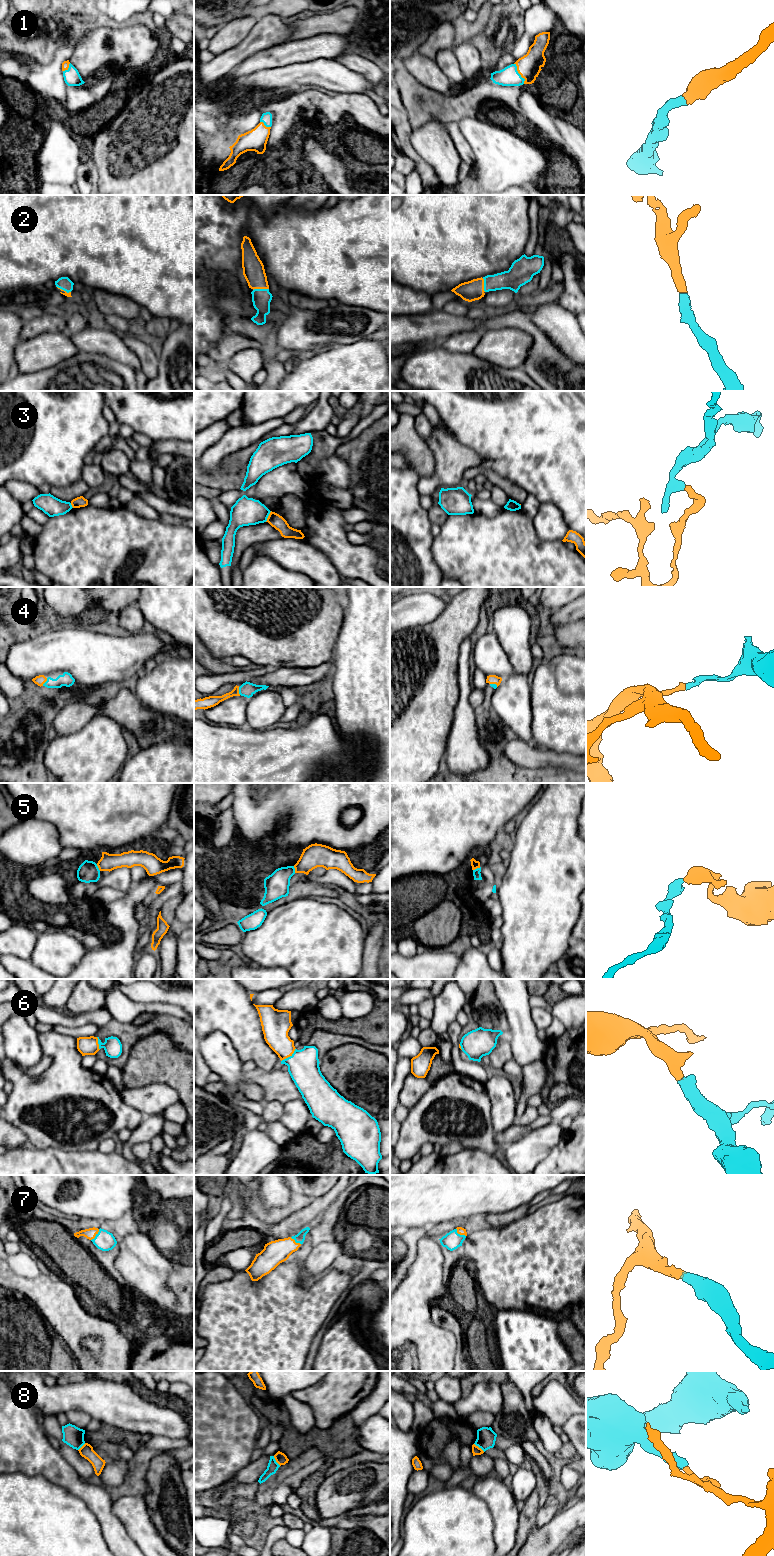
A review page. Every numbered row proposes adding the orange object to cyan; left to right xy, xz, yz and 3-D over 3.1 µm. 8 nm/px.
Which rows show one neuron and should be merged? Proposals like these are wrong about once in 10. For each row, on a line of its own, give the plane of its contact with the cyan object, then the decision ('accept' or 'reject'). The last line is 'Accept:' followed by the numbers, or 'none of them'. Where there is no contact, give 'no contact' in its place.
1: meets cyan in yz; accept
2: meets cyan in xz; accept
3: meets cyan in xz; reject
4: meets cyan in xy; reject
5: meets cyan in yz; reject
6: meets cyan in xz; accept
7: meets cyan in xy; accept
8: meets cyan in yz; reject
Accept: 1, 2, 6, 7

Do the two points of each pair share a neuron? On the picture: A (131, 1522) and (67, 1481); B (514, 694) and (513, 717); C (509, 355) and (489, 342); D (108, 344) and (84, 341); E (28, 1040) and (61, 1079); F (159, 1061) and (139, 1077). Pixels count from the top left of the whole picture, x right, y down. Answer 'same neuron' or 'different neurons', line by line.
A: different neurons
B: same neuron
C: same neuron
D: same neuron
E: different neurons
F: same neuron

